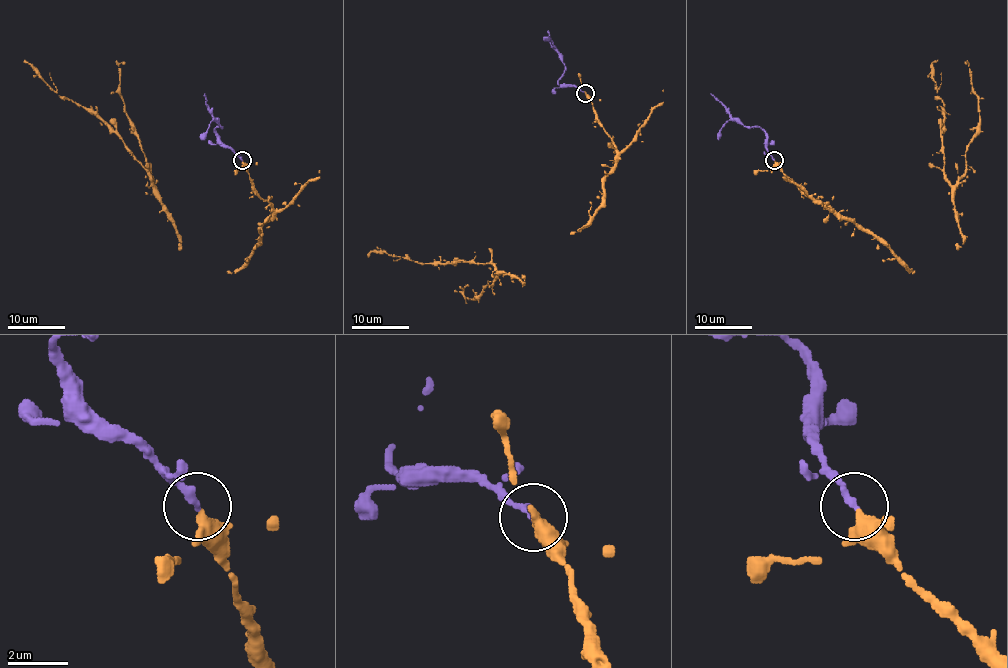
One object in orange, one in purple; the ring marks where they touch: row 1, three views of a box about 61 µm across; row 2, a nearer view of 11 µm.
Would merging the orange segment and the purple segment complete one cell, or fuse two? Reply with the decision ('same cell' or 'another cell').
same cell

